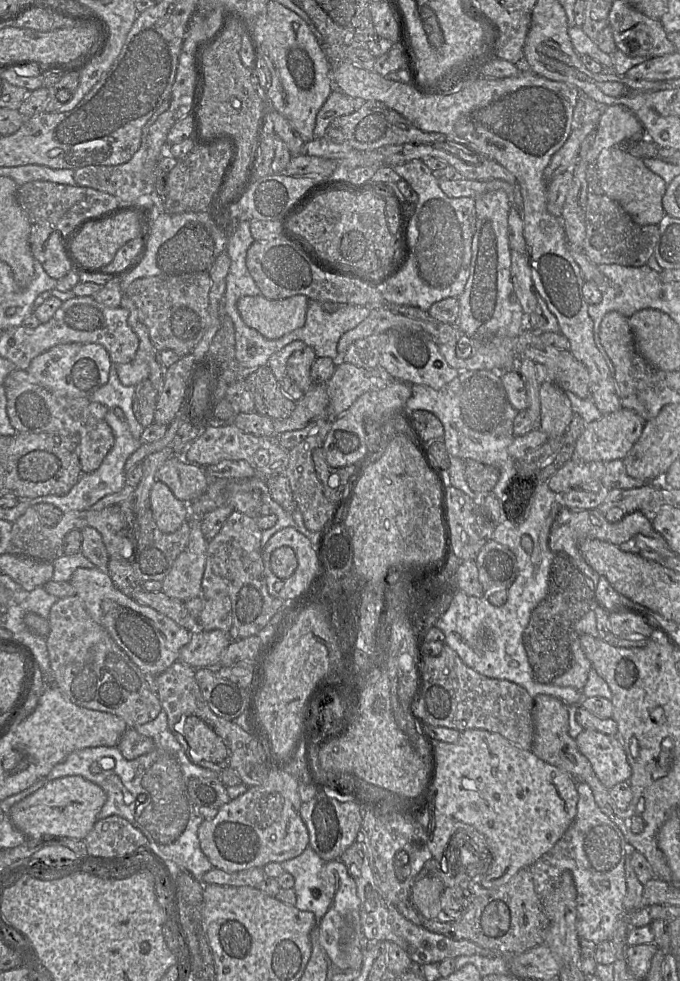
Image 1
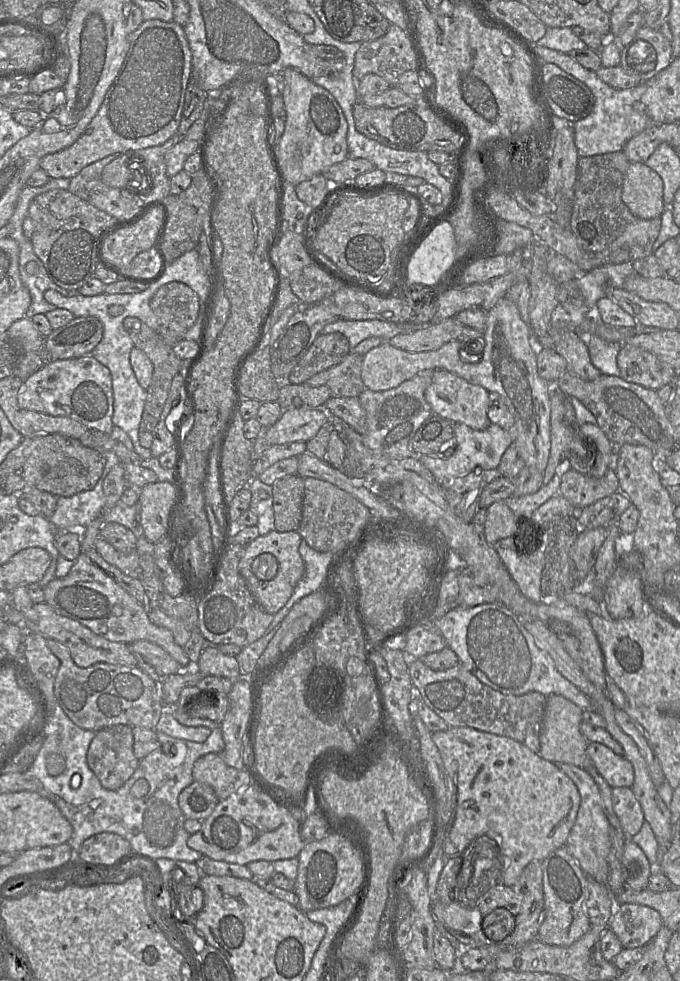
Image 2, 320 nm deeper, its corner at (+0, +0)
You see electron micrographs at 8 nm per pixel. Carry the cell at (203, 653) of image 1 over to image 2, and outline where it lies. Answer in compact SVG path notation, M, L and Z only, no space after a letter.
M146 640L130 644L130 650L137 660L137 667L155 682L162 683L170 675L177 674L181 665L162 647Z

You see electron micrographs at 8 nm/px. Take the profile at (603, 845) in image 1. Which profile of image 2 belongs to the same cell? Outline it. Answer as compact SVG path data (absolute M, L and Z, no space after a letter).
M562 762L554 764L575 783L581 797L576 821L566 840L565 848L575 858L588 878L593 878L598 883L607 885L610 823L603 809L599 788L593 777L585 769Z

